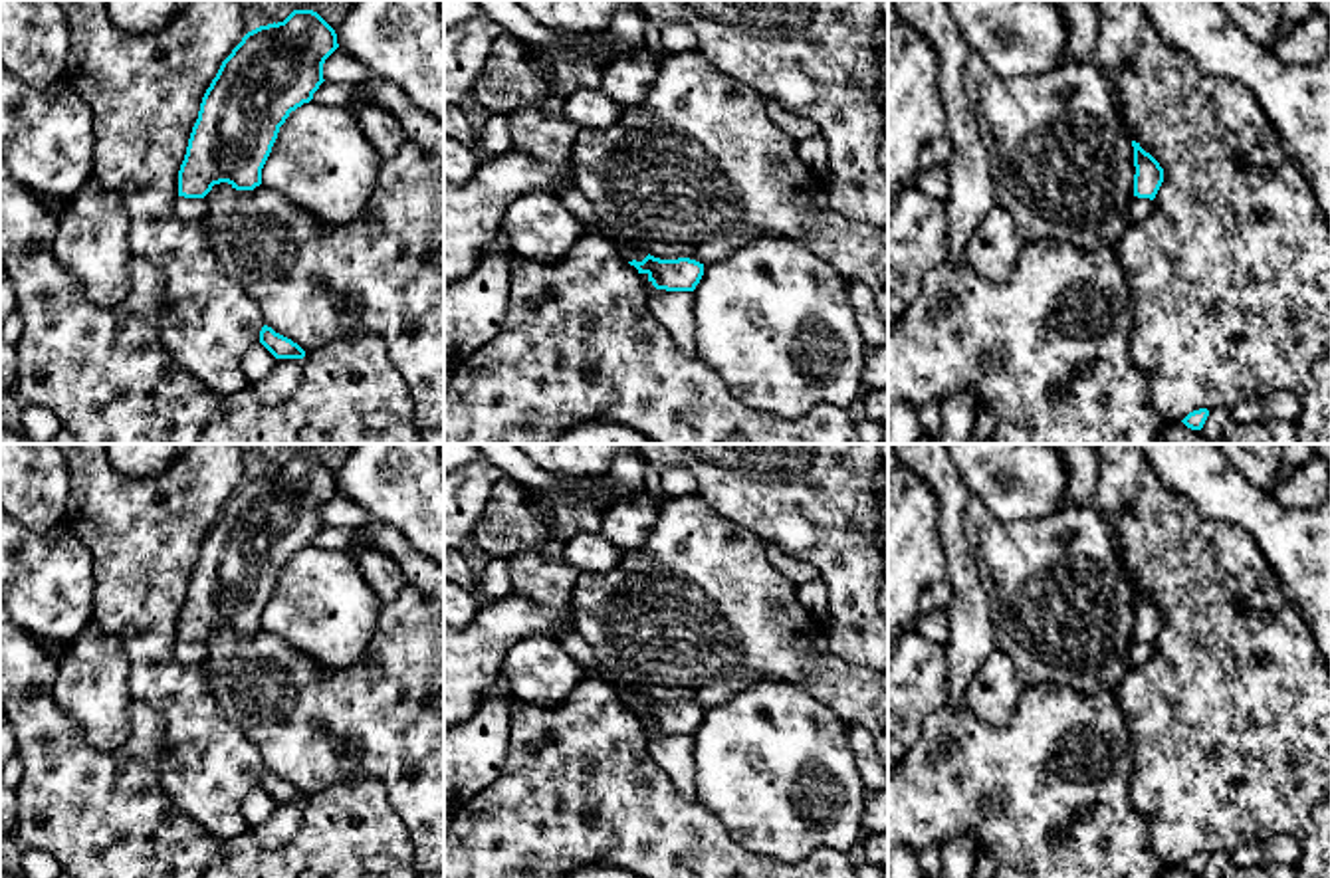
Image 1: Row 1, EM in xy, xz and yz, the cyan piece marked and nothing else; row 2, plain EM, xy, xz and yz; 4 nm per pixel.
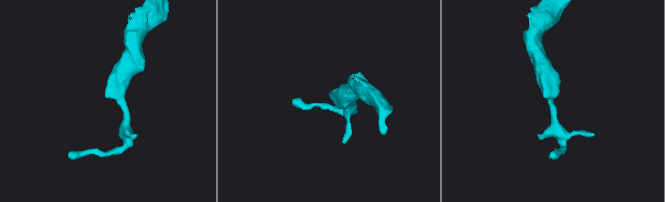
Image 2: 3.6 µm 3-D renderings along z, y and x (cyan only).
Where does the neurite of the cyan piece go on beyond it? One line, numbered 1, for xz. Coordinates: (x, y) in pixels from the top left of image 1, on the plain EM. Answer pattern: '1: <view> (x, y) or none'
1: none

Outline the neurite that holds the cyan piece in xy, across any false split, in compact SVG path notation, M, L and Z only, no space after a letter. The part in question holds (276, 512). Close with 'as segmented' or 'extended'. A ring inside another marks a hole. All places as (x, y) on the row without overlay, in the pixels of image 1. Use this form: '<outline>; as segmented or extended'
M293 454L283 466L248 476L222 505L206 533L198 563L192 571L184 604L178 614L178 640L204 642L214 628L228 626L236 634L254 634L262 628L262 612L277 583L279 571L291 555L309 547L323 523L325 503L339 492L335 474L313 454Z; as segmented

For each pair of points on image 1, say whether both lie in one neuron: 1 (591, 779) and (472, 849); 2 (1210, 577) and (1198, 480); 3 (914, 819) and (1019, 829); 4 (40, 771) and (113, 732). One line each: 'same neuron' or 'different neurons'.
1: same neuron
2: different neurons
3: same neuron
4: different neurons

